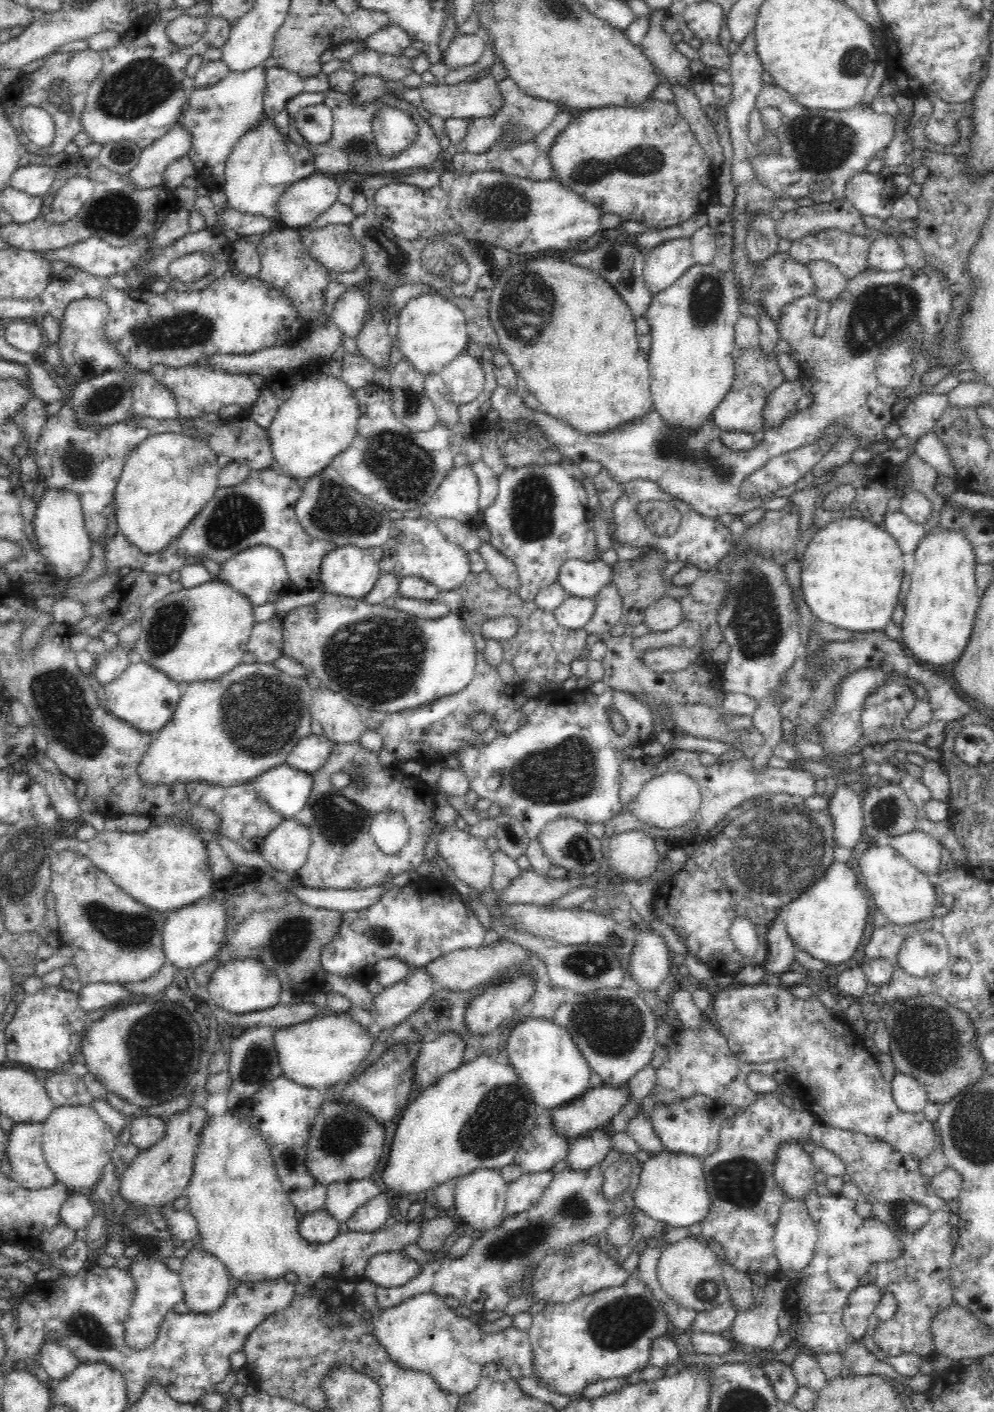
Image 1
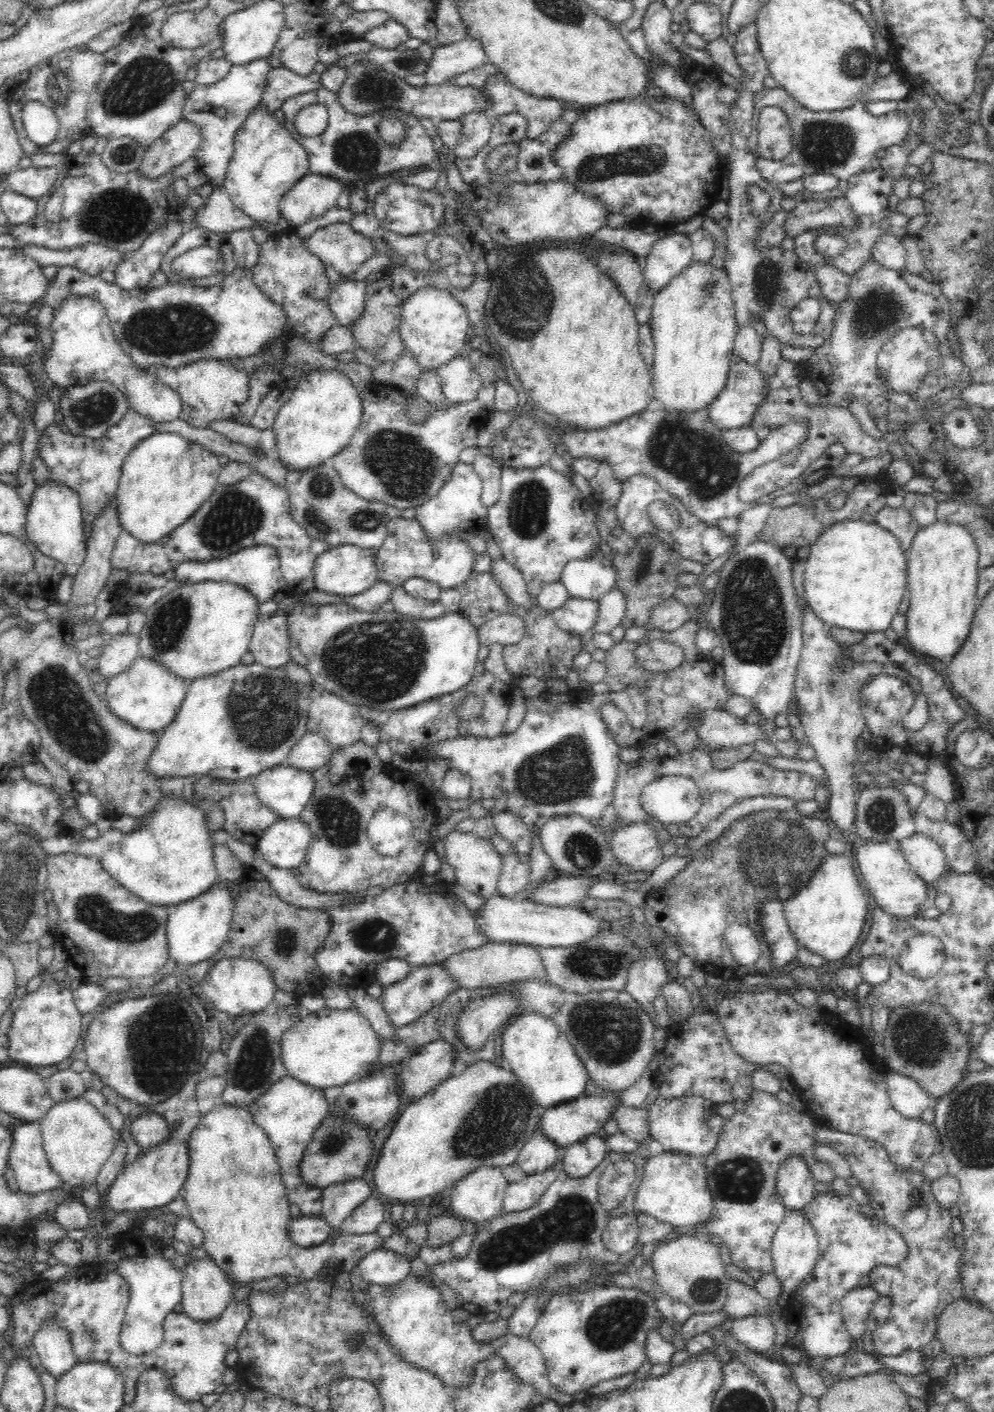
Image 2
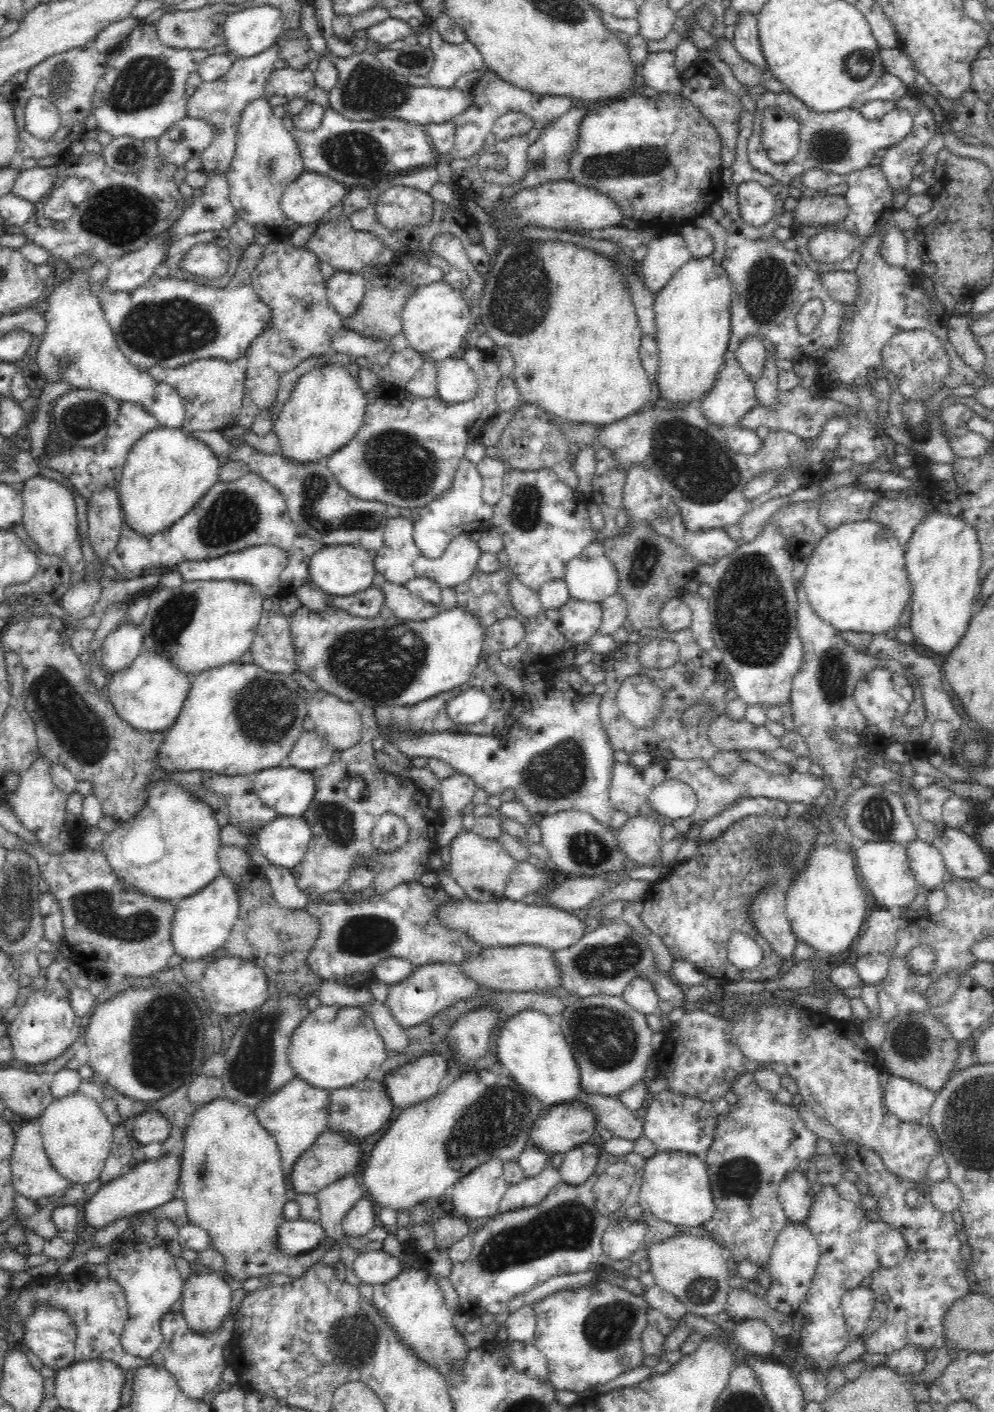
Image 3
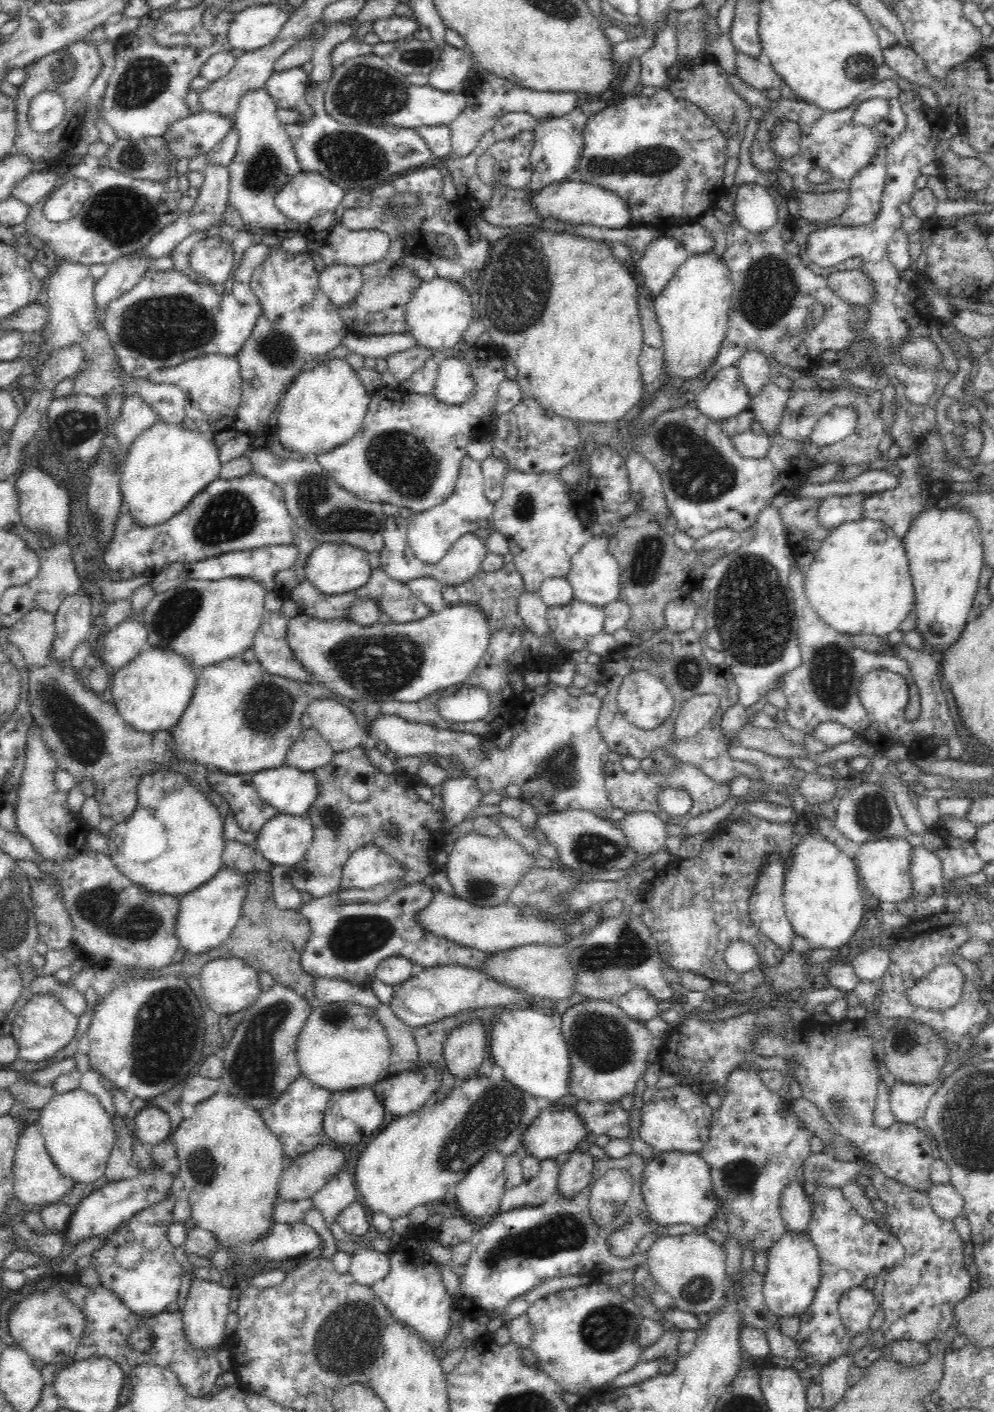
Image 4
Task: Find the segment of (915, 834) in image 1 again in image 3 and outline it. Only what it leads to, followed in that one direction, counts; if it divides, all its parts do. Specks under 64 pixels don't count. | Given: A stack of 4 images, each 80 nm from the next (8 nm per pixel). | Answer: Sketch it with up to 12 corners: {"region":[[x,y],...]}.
{"region":[[920,839],[905,849],[921,891],[944,884],[947,872],[938,849]]}

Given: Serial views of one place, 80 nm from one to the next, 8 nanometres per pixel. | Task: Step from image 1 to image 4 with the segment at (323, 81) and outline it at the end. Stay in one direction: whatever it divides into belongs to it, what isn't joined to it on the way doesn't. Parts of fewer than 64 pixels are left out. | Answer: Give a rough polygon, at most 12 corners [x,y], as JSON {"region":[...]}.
{"region":[[302,67],[273,72],[265,89],[277,108],[302,111],[312,86]]}

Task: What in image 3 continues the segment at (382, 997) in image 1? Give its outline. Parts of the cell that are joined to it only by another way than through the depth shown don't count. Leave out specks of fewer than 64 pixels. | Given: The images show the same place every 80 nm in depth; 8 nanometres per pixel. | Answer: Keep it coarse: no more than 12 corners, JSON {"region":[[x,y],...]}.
{"region":[[460,966],[414,968],[386,1005],[404,1029],[490,996]]}

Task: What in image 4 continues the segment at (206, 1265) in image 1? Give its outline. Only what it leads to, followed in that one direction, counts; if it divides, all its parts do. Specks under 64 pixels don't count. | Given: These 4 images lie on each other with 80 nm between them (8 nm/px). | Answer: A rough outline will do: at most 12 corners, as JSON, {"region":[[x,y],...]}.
{"region":[[192,1279],[182,1332],[192,1349],[218,1348],[232,1290]]}

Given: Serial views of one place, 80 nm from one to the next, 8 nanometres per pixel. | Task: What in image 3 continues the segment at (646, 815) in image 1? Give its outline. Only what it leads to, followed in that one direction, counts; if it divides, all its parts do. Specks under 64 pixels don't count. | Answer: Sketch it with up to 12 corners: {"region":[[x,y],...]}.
{"region":[[678,779],[654,787],[647,800],[672,820],[696,810],[694,791]]}

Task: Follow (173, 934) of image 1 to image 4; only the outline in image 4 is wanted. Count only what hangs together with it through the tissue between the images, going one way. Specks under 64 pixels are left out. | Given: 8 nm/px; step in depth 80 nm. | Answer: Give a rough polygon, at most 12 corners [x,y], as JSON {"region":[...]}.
{"region":[[222,866],[179,897],[188,953],[216,950],[239,921],[246,873]]}

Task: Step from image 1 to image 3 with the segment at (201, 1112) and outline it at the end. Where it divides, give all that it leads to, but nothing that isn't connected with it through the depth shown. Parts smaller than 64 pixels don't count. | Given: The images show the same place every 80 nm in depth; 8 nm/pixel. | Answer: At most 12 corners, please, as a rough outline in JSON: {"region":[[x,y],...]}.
{"region":[[180,1155],[139,1162],[103,1183],[81,1222],[111,1223],[174,1200]]}

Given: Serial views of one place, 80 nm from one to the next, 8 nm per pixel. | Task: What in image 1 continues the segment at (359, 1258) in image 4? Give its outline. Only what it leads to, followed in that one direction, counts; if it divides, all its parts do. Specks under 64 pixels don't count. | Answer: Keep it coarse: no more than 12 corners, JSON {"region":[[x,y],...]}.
{"region":[[402,1252],[368,1258],[362,1276],[376,1285],[406,1284],[420,1265]]}

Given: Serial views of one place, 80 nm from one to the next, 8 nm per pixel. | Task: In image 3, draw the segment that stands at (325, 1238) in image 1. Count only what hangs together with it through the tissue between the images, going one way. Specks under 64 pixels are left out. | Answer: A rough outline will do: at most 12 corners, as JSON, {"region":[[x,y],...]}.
{"region":[[301,1218],[278,1227],[286,1255],[307,1253],[326,1238],[320,1224]]}

